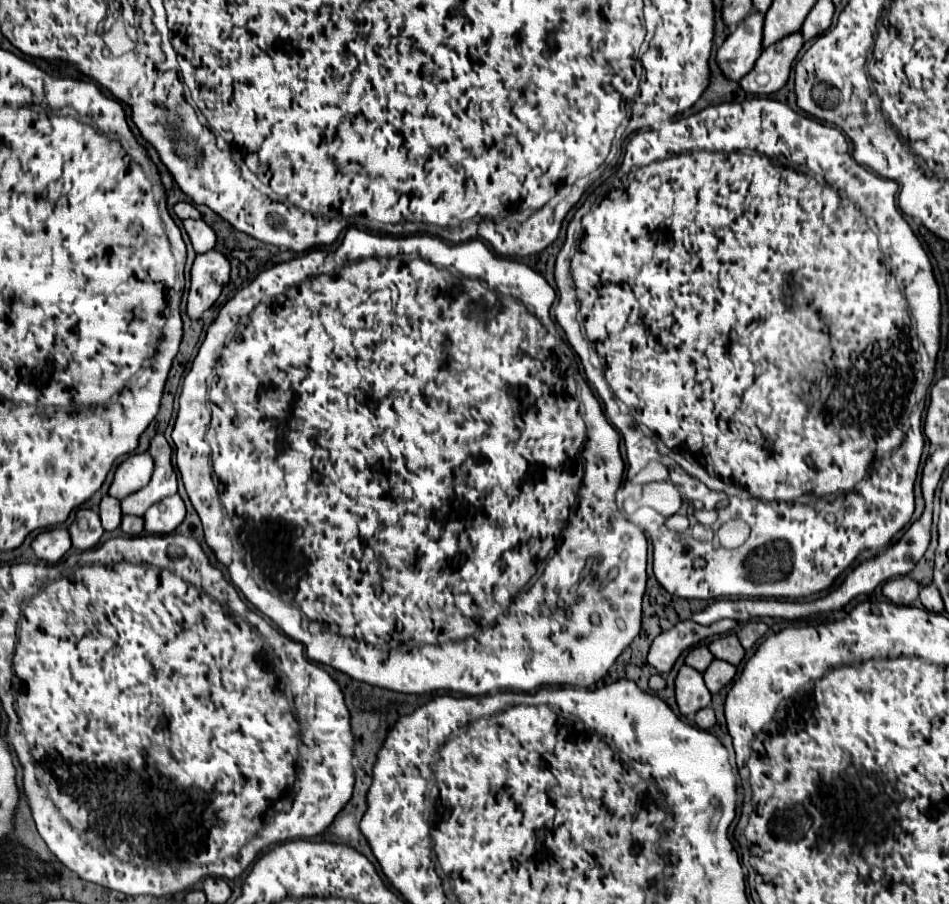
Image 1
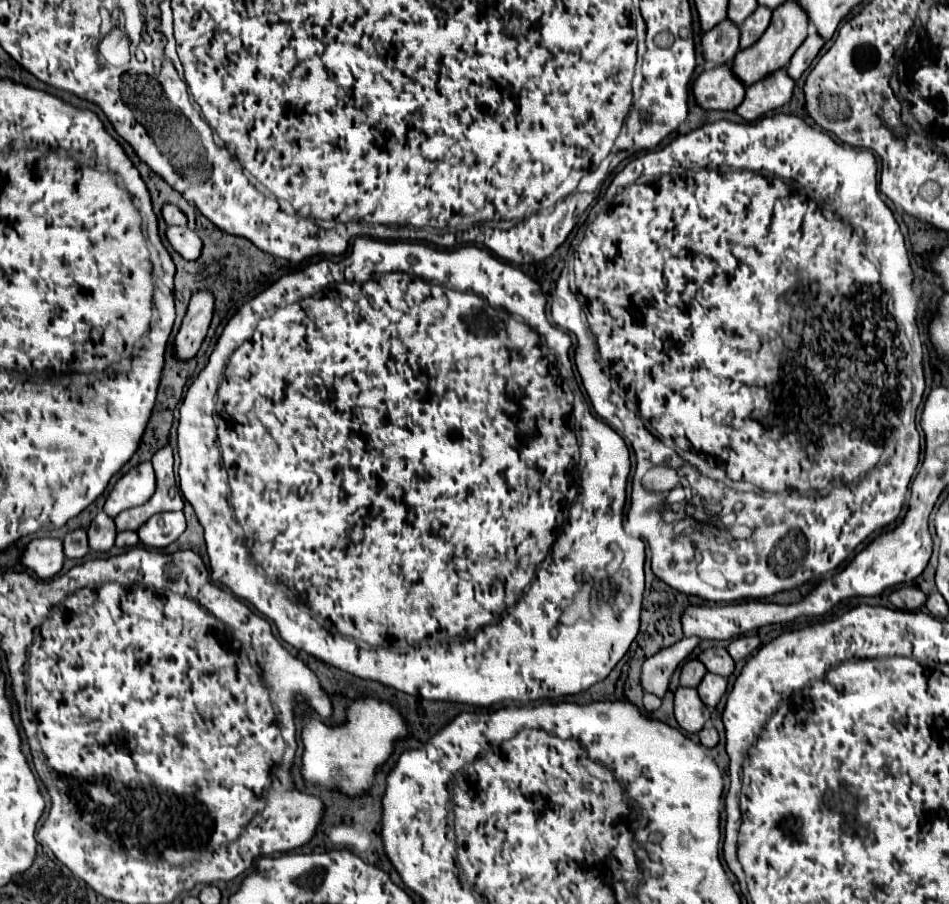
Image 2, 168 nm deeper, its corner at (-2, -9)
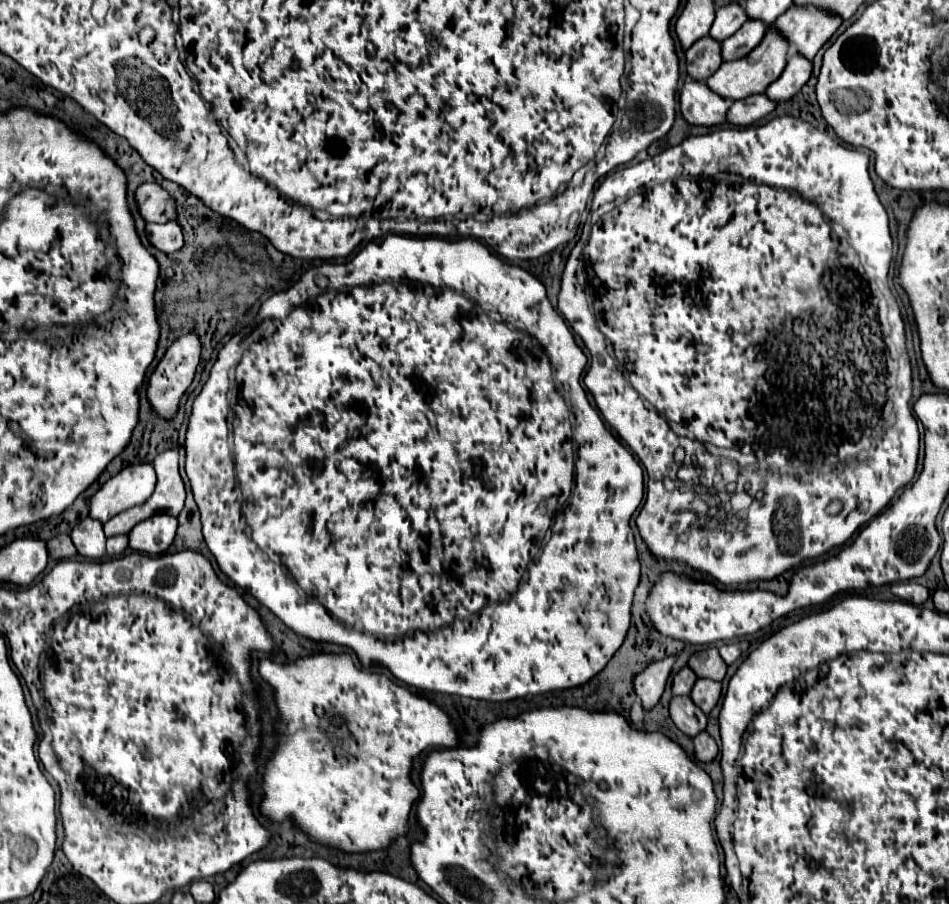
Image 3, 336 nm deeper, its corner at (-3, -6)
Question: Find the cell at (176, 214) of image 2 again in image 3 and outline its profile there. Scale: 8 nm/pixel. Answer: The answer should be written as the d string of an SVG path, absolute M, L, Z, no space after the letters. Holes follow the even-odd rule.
M142 183L134 191L138 213L148 223L166 223L166 201L168 193L158 183Z

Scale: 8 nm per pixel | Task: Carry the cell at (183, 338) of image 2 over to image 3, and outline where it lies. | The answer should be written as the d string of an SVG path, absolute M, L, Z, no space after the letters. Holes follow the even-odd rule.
M186 333L180 339L176 339L176 343L172 343L168 347L168 351L164 353L162 361L158 363L158 367L154 369L154 373L148 379L148 389L146 389L148 403L160 419L170 421L176 417L176 413L180 409L180 401L194 381L198 361L200 361L200 339L194 333Z

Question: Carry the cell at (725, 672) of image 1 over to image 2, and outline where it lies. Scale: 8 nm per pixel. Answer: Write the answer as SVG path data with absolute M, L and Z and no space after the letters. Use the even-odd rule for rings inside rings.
M711 672L705 674L705 678L701 680L701 684L697 686L697 692L701 696L701 700L709 706L709 708L715 708L717 702L721 700L721 696L725 694L727 690L727 680L721 678L721 676L715 676Z

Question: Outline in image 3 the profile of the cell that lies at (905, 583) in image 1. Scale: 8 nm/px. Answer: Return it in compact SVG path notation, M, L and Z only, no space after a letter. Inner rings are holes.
M894 583L892 585L892 593L906 601L906 603L912 603L912 605L922 605L926 599L928 599L928 589L924 585L918 585L918 583Z

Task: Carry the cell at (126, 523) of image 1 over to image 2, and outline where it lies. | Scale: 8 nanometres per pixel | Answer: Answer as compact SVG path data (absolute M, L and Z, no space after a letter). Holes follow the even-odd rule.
M119 532L117 534L117 540L115 540L117 548L131 548L131 546L137 546L137 544L139 544L137 532Z

